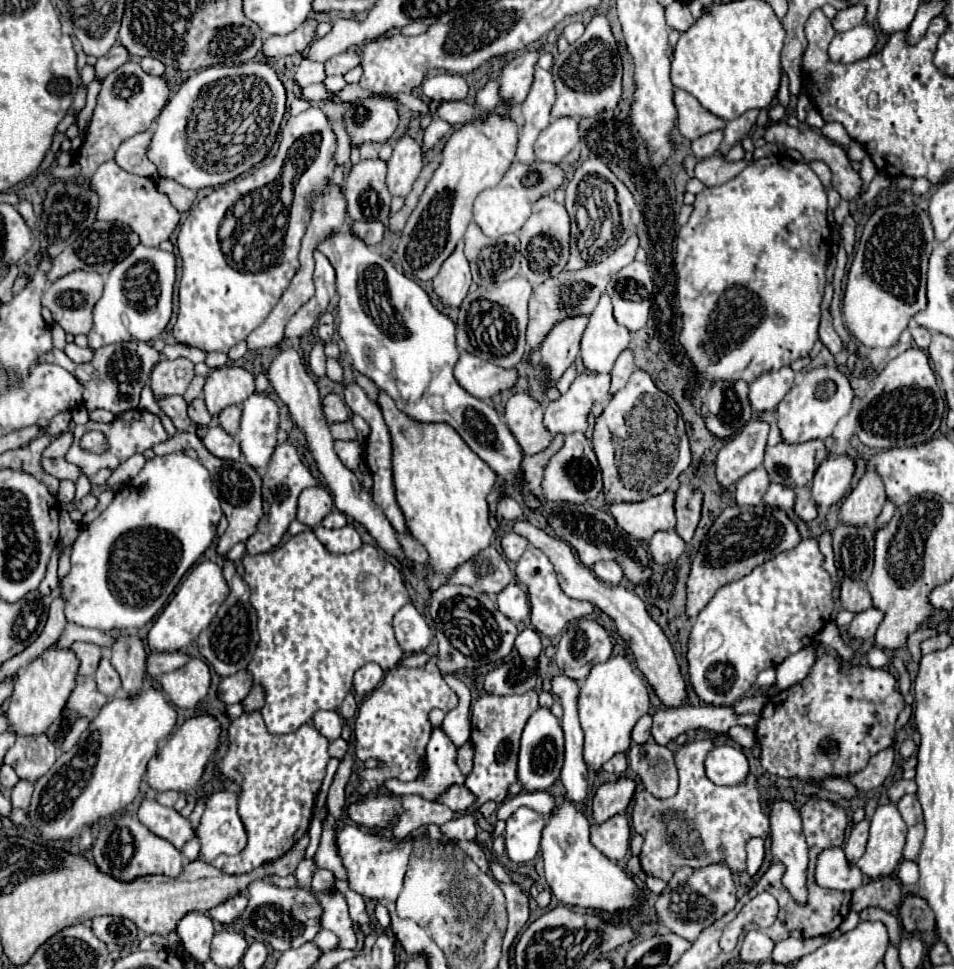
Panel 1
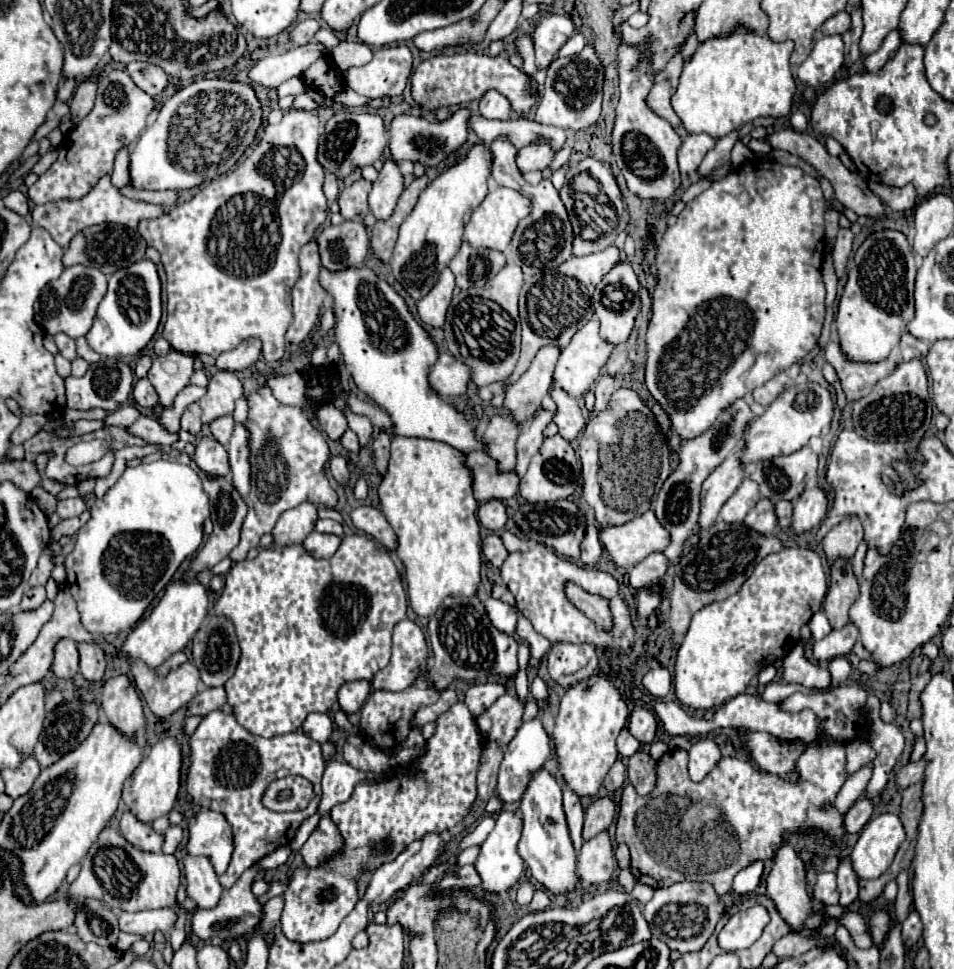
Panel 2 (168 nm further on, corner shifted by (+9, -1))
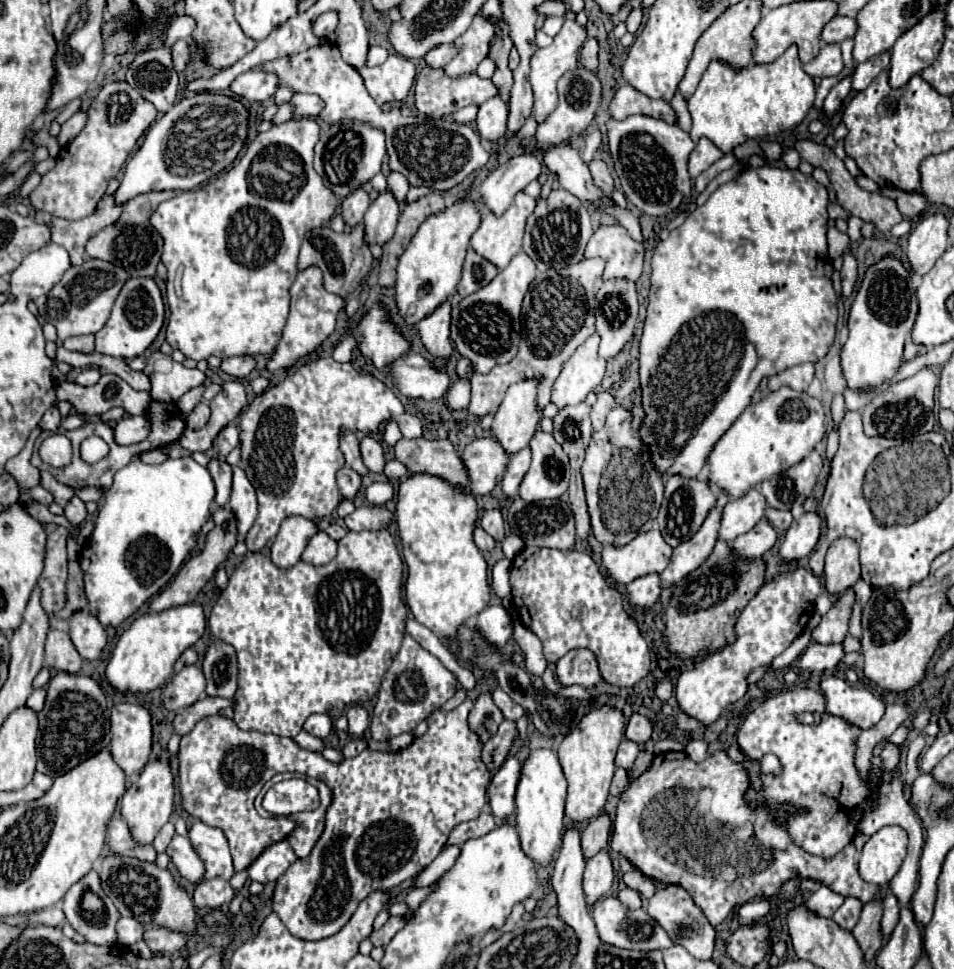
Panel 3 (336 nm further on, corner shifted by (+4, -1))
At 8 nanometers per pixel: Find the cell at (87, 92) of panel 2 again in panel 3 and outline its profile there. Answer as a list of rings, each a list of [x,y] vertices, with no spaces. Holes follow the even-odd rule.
[[[79,110],[77,114],[73,114],[63,126],[61,126],[61,132],[59,132],[59,142],[61,146],[69,144],[87,124],[87,112],[85,110]]]

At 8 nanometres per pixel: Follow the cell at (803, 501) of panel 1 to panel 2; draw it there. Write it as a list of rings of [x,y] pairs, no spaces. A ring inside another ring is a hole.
[[[780,500],[780,502],[776,502],[774,510],[776,510],[776,518],[778,518],[780,528],[786,530],[790,526],[790,518],[792,518],[792,504],[786,500]]]

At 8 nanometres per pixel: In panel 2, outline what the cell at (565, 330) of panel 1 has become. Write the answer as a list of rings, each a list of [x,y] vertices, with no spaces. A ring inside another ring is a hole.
[[[544,346],[536,354],[532,366],[520,376],[520,380],[506,390],[504,408],[508,410],[508,414],[516,424],[524,424],[538,412],[542,396],[548,394],[550,390],[552,372],[558,356],[560,348]]]

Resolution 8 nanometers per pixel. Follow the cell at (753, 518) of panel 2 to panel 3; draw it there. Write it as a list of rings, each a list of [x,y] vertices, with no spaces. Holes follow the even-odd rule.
[[[761,518],[749,532],[733,540],[733,548],[741,558],[761,558],[777,542],[777,530],[767,518]]]

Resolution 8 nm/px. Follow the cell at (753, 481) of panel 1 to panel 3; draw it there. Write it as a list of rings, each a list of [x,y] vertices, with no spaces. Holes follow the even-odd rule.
[[[753,486],[741,498],[731,498],[723,510],[719,540],[733,542],[739,534],[751,530],[765,514],[767,502],[757,486]]]

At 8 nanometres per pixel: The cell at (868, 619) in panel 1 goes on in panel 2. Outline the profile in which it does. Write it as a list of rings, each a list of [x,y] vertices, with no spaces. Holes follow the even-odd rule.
[[[848,622],[842,630],[832,630],[826,638],[814,642],[812,656],[818,662],[830,662],[838,656],[846,656],[852,650],[856,638],[858,638],[858,628],[852,622]]]

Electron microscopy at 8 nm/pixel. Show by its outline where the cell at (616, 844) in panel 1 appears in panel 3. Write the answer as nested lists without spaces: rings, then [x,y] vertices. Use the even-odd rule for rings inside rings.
[[[603,848],[593,858],[587,860],[583,874],[583,890],[587,898],[587,906],[597,902],[603,894],[607,894],[613,886],[613,864],[609,852]]]

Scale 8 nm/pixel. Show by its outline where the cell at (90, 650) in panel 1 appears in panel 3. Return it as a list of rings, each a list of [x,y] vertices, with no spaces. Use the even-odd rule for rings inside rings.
[[[51,628],[45,642],[45,664],[51,670],[77,674],[81,670],[81,656],[75,650],[71,638],[67,632],[61,632],[57,628]]]

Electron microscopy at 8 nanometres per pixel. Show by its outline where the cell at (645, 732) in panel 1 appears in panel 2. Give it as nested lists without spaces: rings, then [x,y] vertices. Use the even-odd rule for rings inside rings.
[[[624,728],[616,738],[616,748],[618,748],[620,758],[630,758],[634,752],[640,750],[640,742]]]

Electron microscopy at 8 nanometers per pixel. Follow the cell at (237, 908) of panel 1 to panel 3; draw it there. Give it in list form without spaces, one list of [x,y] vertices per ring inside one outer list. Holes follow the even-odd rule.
[[[173,836],[171,844],[167,846],[167,854],[177,866],[179,874],[189,880],[191,884],[199,884],[205,876],[205,862],[199,858],[199,854],[193,850],[187,836]]]

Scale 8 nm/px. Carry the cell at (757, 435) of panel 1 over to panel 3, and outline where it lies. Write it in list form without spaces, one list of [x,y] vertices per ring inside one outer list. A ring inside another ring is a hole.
[[[719,492],[715,506],[709,510],[703,526],[697,530],[697,534],[687,540],[681,542],[677,548],[673,548],[673,556],[669,566],[661,572],[661,584],[671,586],[675,582],[679,582],[685,574],[693,572],[697,566],[701,566],[701,562],[711,554],[717,536],[719,536],[719,526],[721,526],[721,512],[723,506],[729,502],[729,496],[725,492]]]

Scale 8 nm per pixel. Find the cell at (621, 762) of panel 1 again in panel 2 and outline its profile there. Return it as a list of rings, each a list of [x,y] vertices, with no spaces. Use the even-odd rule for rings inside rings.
[[[616,760],[604,780],[604,786],[608,792],[616,792],[618,788],[624,786],[624,782],[626,782],[626,766],[622,760]]]

